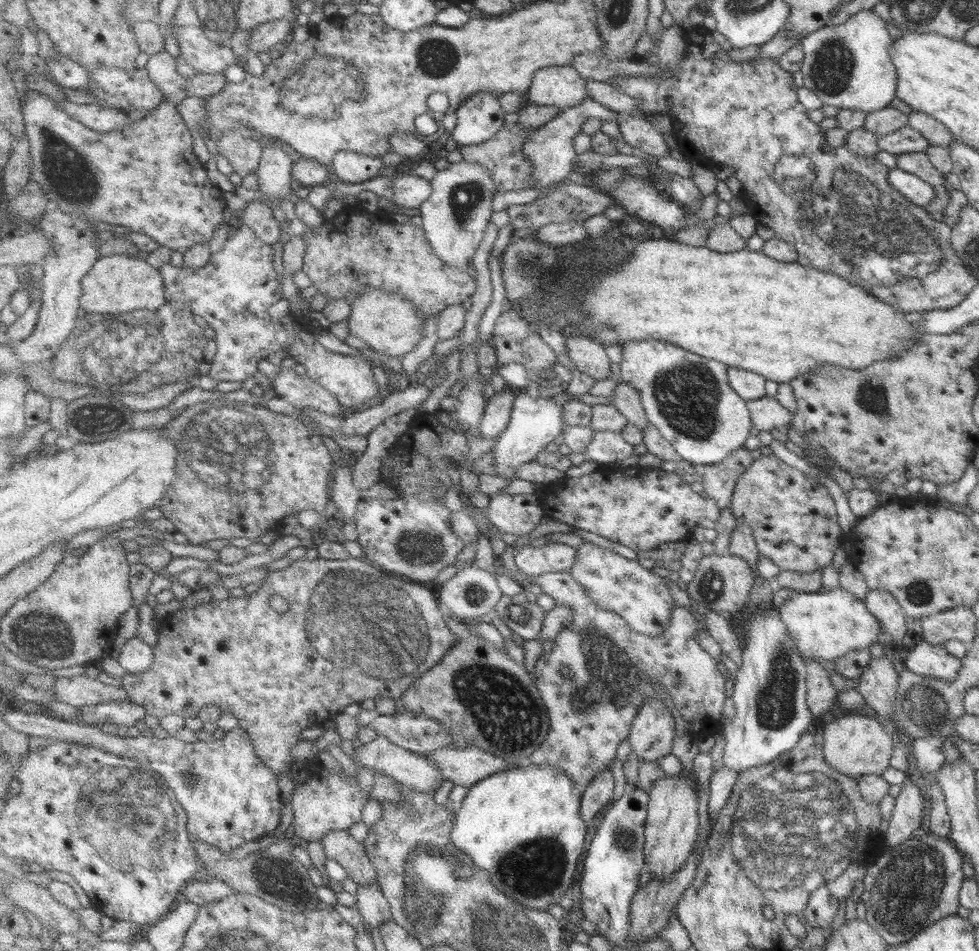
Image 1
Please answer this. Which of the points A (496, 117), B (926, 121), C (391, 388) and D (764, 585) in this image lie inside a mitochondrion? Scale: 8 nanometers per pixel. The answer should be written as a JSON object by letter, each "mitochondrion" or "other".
{"A":"other","B":"other","C":"other","D":"other"}

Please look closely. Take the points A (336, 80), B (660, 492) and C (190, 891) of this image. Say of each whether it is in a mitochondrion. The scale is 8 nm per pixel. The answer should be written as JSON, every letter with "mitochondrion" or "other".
{"A":"mitochondrion","B":"other","C":"other"}

